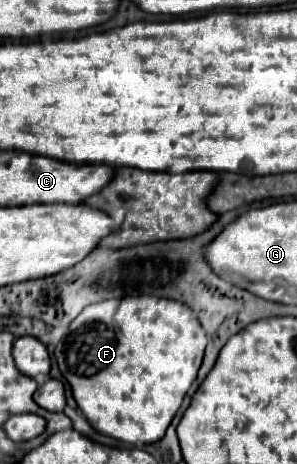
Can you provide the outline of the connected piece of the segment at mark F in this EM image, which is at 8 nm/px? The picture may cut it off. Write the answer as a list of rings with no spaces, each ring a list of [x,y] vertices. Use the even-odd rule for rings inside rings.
[[[136,295],[88,305],[70,323],[68,335],[58,341],[54,357],[62,375],[72,387],[78,409],[86,415],[96,431],[128,445],[148,445],[164,437],[172,417],[182,405],[186,391],[196,379],[204,349],[206,333],[194,309],[174,299]]]

